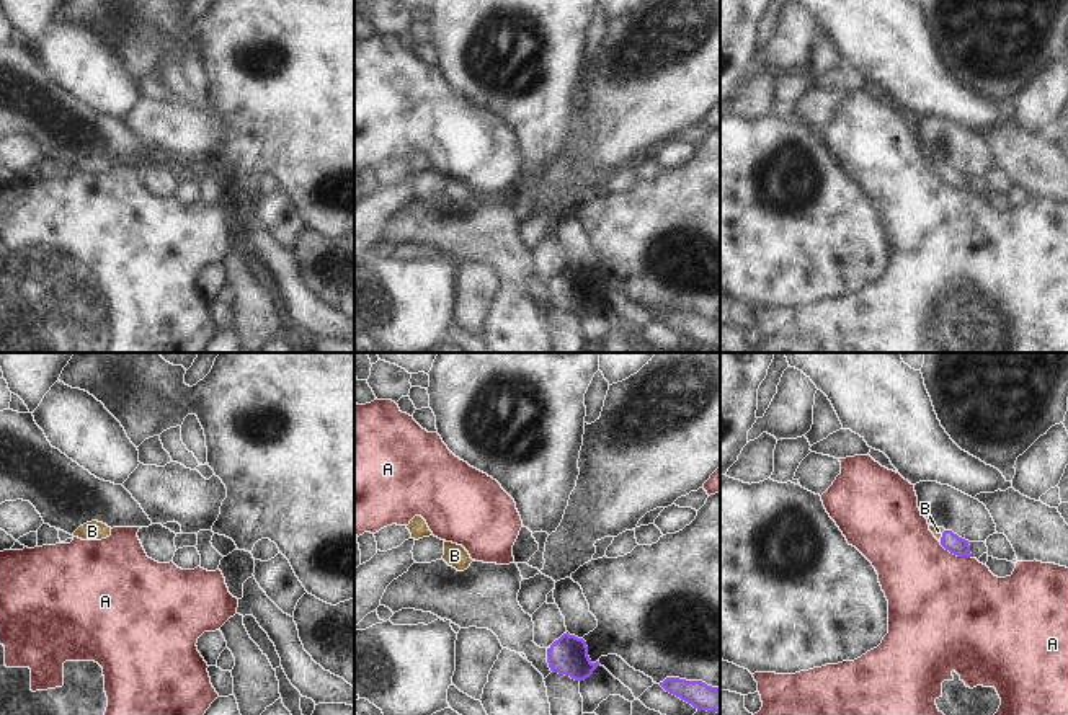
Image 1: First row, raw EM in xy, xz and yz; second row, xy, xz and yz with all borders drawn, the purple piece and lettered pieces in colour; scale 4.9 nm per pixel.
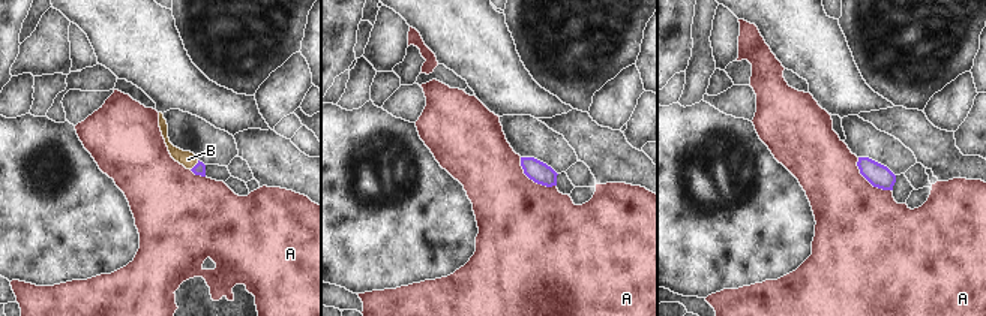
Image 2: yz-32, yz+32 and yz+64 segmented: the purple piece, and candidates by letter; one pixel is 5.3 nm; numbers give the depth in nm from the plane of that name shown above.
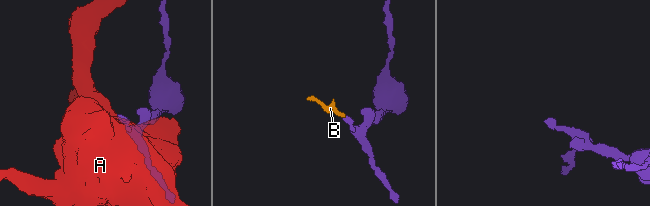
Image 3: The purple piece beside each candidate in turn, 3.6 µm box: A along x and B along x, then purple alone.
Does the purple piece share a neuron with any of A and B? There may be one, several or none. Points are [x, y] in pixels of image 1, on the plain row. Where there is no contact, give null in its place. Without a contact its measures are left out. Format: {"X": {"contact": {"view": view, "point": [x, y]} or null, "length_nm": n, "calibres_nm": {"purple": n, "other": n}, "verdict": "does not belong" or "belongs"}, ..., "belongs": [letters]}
{"A": {"contact": {"view": "yz", "point": [956, 188]}, "length_nm": 180, "calibres_nm": {"purple": 90, "other": 480}, "verdict": "does not belong"}, "B": {"contact": {"view": "yz", "point": [943, 170]}, "length_nm": 70, "calibres_nm": {"purple": 90, "other": 50}, "verdict": "belongs"}, "belongs": ["B"]}

